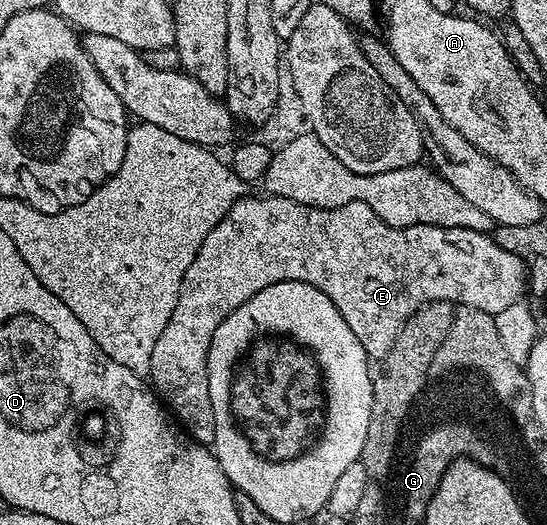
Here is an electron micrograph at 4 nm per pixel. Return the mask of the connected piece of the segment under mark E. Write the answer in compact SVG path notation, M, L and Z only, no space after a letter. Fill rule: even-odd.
M254 193L248 194L229 209L229 213L223 215L222 221L215 224L213 233L201 241L201 249L197 249L197 257L193 257L193 265L185 269L185 277L181 281L181 293L177 297L177 305L173 309L173 317L169 317L169 325L161 329L161 337L157 337L157 345L153 345L153 357L149 357L149 376L150 386L153 388L160 400L173 412L174 418L181 424L182 430L192 439L204 445L214 444L215 441L215 418L211 412L211 402L209 401L209 377L207 376L207 354L209 345L213 341L213 333L217 333L217 325L237 309L237 305L245 305L253 293L261 293L261 289L269 289L269 285L277 285L281 281L305 281L333 301L337 305L337 313L345 317L345 325L353 329L357 336L357 341L361 341L361 349L365 349L368 360L382 361L393 349L394 342L397 341L398 334L401 333L403 326L409 321L409 317L414 311L418 311L425 303L436 303L445 301L451 303L460 303L465 306L473 306L474 309L483 310L489 315L501 313L501 309L506 309L511 303L518 303L524 298L525 288L529 283L529 271L522 259L519 259L509 249L501 249L497 241L486 231L474 231L473 229L461 229L460 227L438 227L437 225L413 225L412 227L391 227L369 205L361 201L349 201L349 205L337 205L336 207L310 207L301 205L289 197L280 195L260 194L258 199Z

